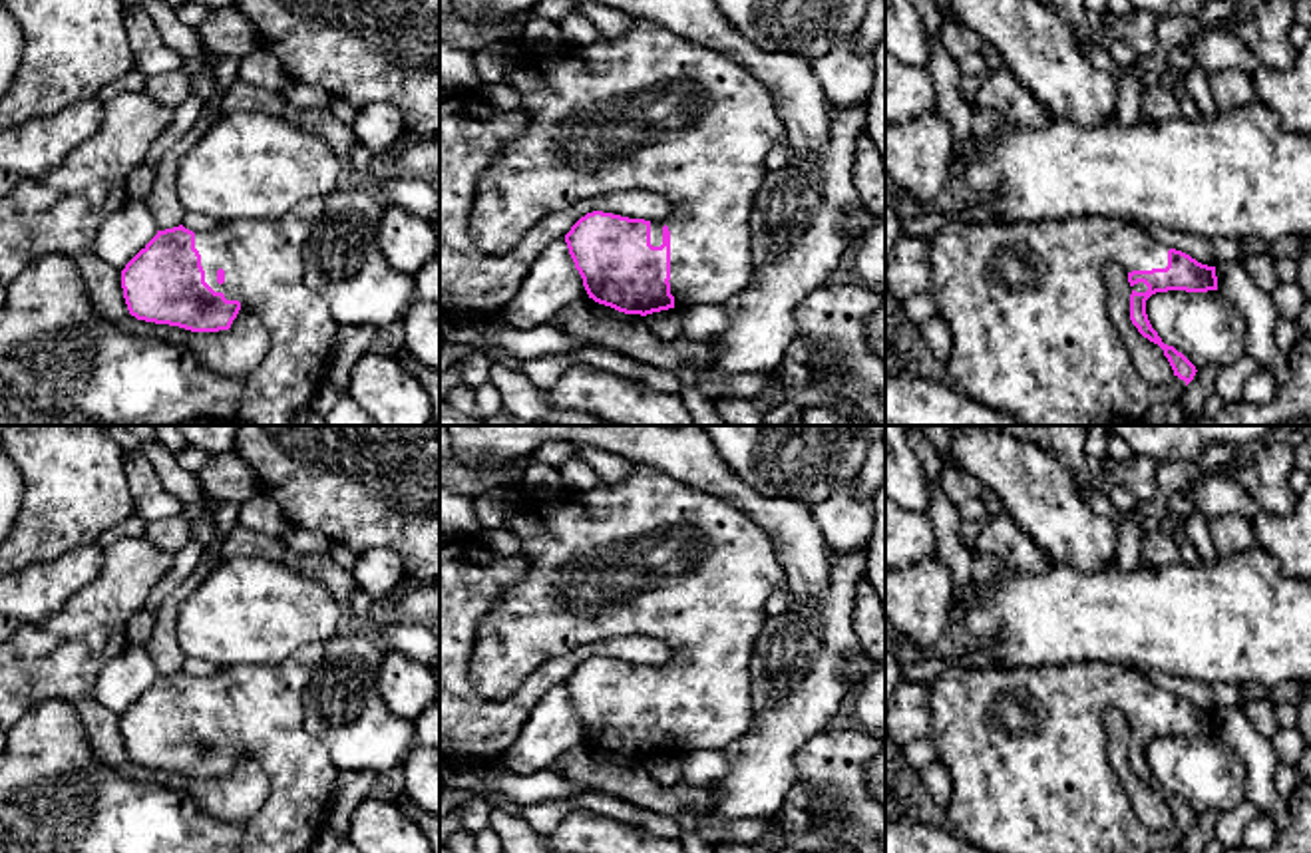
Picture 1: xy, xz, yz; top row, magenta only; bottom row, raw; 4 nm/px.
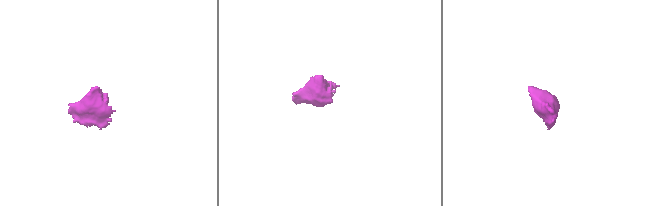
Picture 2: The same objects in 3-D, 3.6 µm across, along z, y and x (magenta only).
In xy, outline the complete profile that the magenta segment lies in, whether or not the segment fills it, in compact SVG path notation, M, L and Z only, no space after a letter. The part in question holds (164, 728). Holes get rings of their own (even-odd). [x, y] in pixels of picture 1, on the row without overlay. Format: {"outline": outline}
{"outline": "M310 642L292 652L284 662L275 666L239 664L217 668L215 674L203 678L193 678L183 670L157 676L157 680L121 716L123 744L129 760L137 766L179 771L191 777L219 777L231 773L241 754L249 754L265 769L271 791L261 809L243 823L223 821L201 813L197 809L197 803L181 791L157 783L141 783L119 777L113 769L105 768L92 752L90 742L84 734L82 720L70 702L52 698L32 706L30 712L6 732L6 746L0 752L0 853L310 853L318 831L324 827L328 801L338 777L338 769L330 760L328 750L302 726L302 692L310 682L312 672L322 662L322 654L324 644Z"}

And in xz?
{"outline": "M633 463L619 483L593 489L567 489L553 501L525 491L525 501L509 517L521 559L529 563L523 581L513 585L479 626L468 678L483 700L503 700L543 662L579 646L619 636L653 636L670 648L662 666L629 664L593 656L565 680L569 700L583 732L599 750L625 760L653 760L694 750L724 750L752 722L748 664L768 614L768 598L788 589L770 535L730 501L694 489L660 469Z"}

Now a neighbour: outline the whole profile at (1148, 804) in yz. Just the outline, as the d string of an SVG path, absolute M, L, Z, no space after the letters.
M1106 708L1102 712L1102 722L1106 732L1106 758L1116 771L1134 813L1154 831L1168 829L1174 823L1174 815L1164 801L1164 795L1144 783L1130 766L1132 732L1128 728L1128 720L1120 710Z

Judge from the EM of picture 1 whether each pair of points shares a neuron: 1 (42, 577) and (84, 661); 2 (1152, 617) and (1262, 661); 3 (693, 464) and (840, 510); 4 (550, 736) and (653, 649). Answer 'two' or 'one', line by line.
1: two
2: one
3: two
4: two

